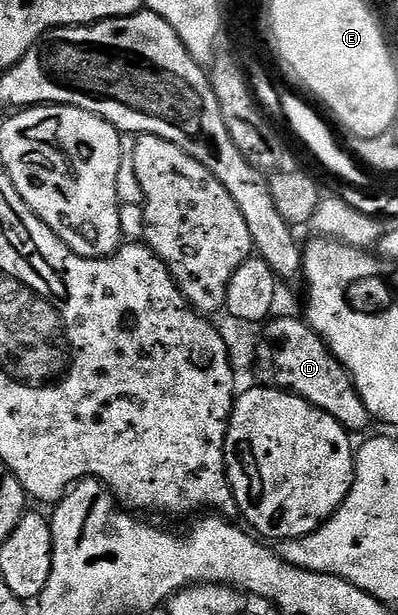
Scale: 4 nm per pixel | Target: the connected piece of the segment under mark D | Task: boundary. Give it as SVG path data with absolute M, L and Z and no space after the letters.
M278 316L268 319L259 333L259 344L256 346L258 371L263 376L267 375L274 387L293 392L309 401L314 408L328 412L348 433L356 434L367 423L372 423L373 418L365 410L365 402L361 402L355 379L328 350L306 319L294 320L291 316Z

